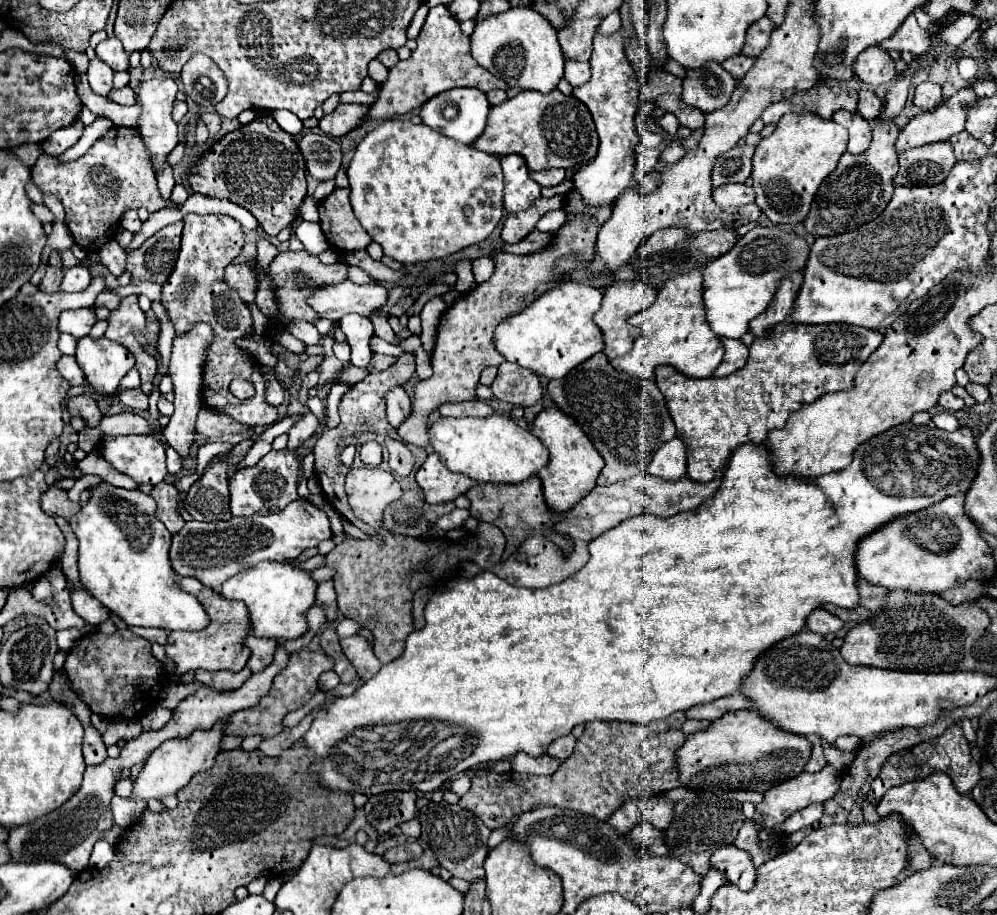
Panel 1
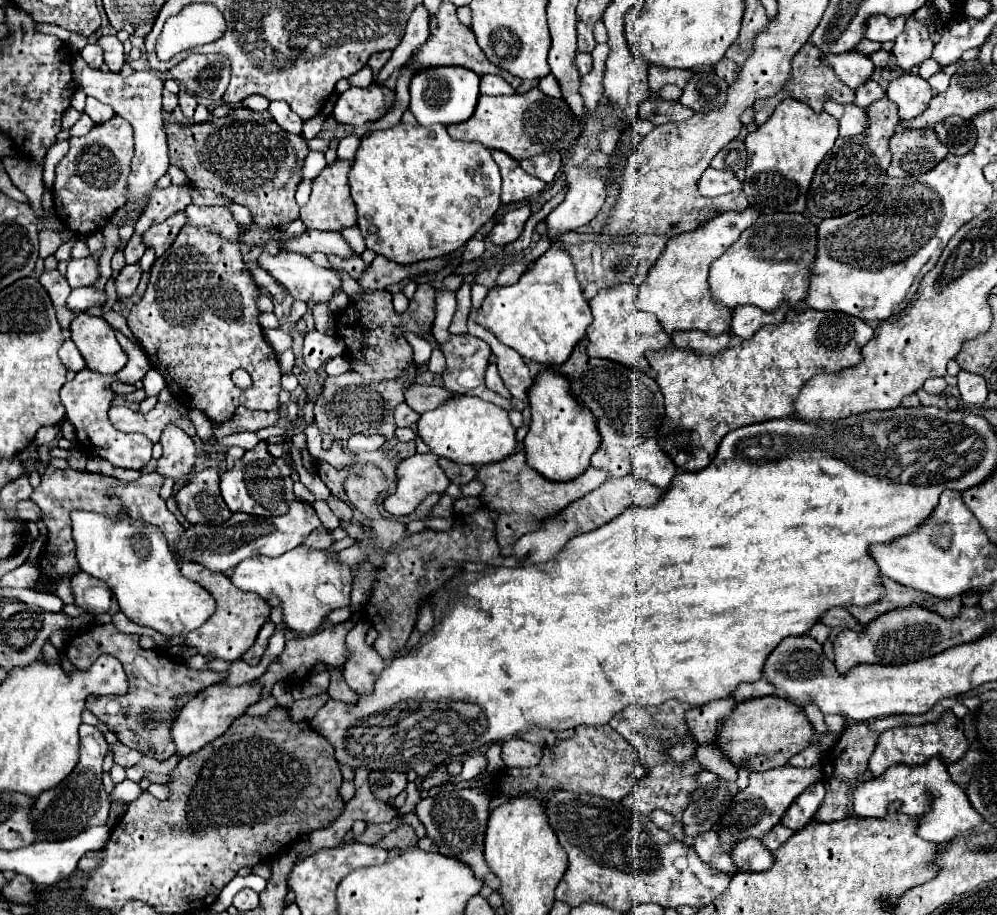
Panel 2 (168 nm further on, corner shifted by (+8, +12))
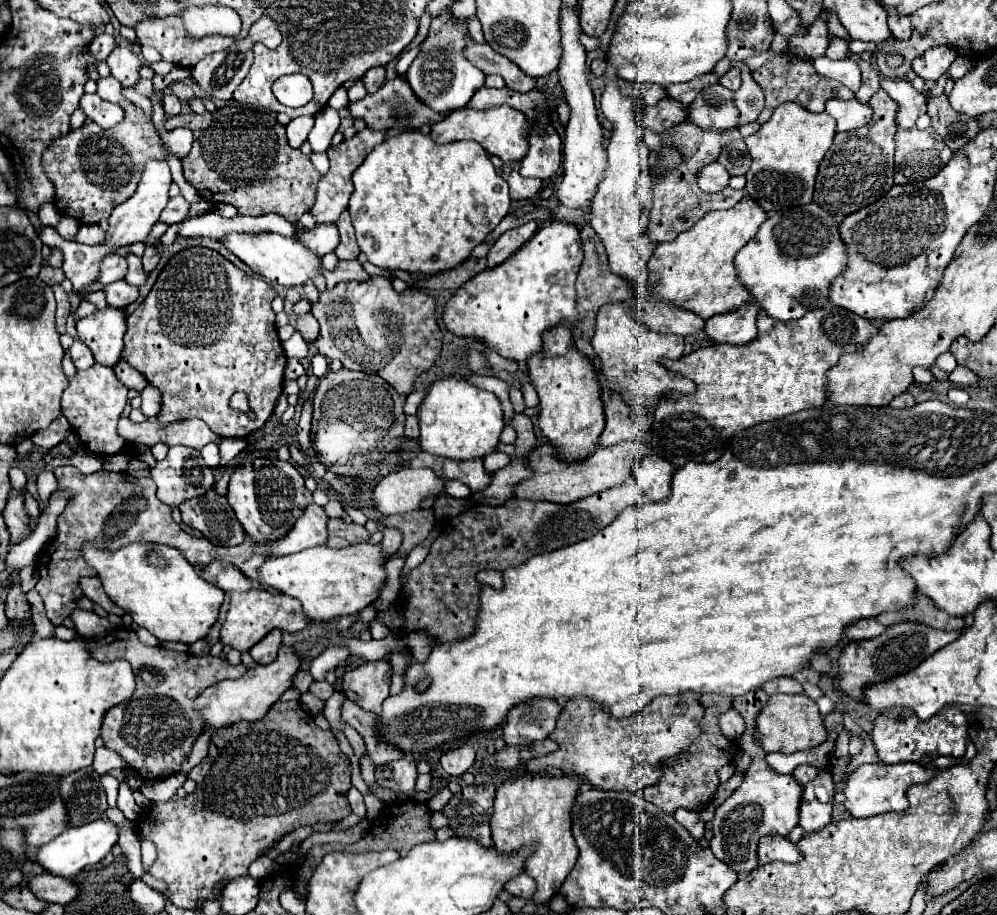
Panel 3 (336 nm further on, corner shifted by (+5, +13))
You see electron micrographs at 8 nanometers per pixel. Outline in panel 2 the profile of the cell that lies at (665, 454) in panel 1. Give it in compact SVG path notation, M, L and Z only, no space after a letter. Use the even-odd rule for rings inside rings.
M648 439L632 451L632 473L658 487L668 487L676 475L676 465L656 439Z

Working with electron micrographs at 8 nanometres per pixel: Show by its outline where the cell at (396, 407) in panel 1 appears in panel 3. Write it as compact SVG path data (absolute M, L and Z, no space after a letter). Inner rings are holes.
M407 416L407 422L405 422L405 438L407 440L413 440L417 442L419 438L419 422L415 416Z

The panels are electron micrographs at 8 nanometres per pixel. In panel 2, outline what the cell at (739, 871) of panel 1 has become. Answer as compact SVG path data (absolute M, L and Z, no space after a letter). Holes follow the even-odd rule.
M744 839L730 851L732 861L740 871L764 871L772 867L772 853L758 839Z

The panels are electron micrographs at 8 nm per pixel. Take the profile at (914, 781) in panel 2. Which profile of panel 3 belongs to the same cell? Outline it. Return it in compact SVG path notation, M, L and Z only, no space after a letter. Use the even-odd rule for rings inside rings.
M883 762L863 764L845 782L843 806L847 808L847 812L853 818L869 818L869 816L877 816L877 814L887 812L903 812L909 805L906 797L908 788L914 784L922 783L922 781L923 783L928 782L935 775L934 771L934 769L925 769L915 762L904 762L893 764L893 766L883 764Z

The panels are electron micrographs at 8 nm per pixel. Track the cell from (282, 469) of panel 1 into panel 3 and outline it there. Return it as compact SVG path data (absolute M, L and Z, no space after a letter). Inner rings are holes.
M253 458L249 464L239 466L229 478L227 500L253 542L275 542L283 538L295 526L303 510L313 504L313 496L305 488L305 478L299 470L275 458Z

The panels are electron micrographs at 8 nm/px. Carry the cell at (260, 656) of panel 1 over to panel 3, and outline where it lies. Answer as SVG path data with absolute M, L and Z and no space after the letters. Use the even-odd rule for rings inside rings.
M271 630L261 642L257 642L249 654L257 664L271 664L277 658L277 650L281 646L281 630Z

